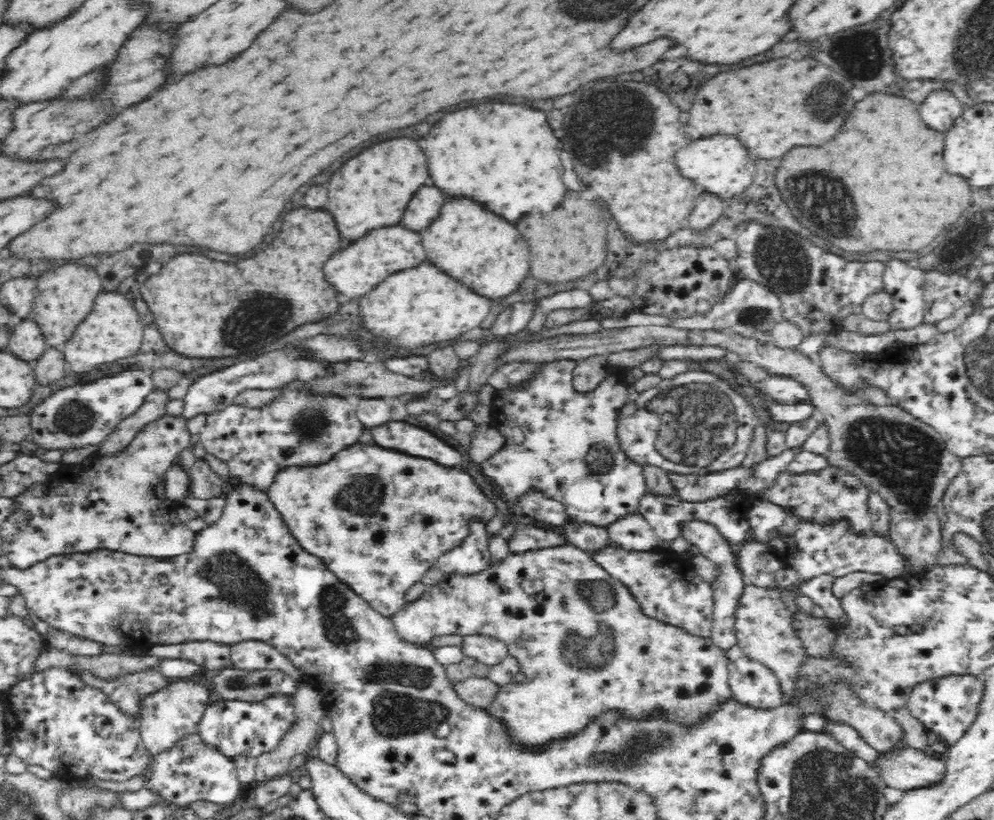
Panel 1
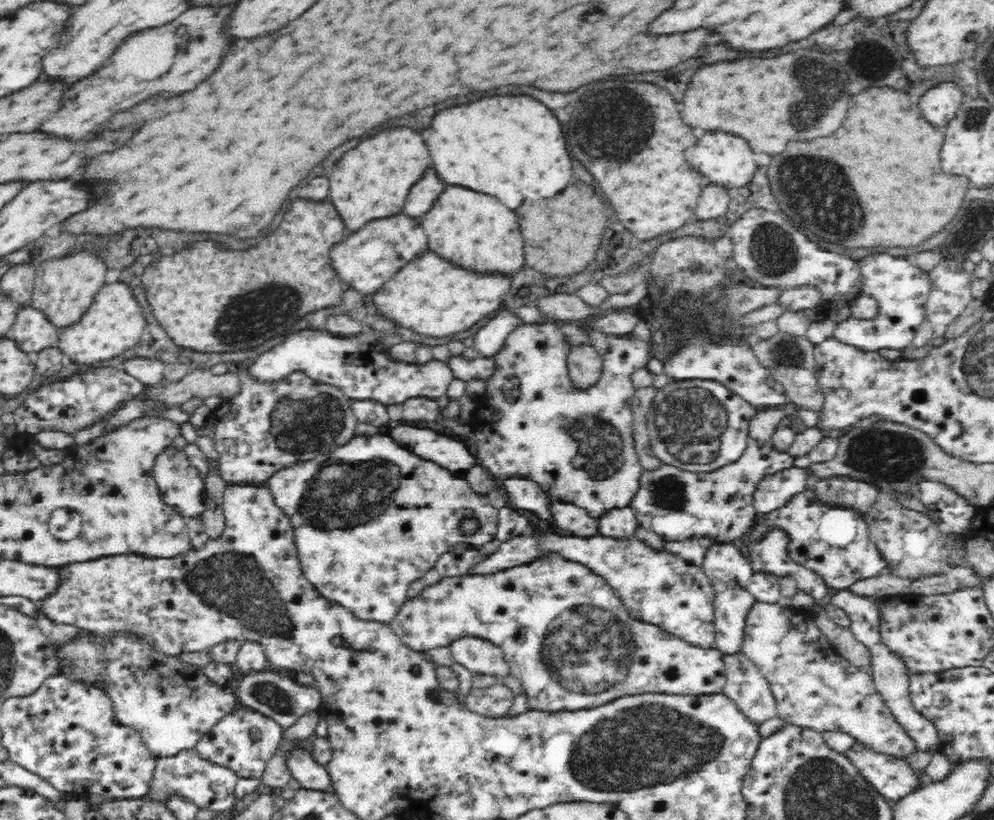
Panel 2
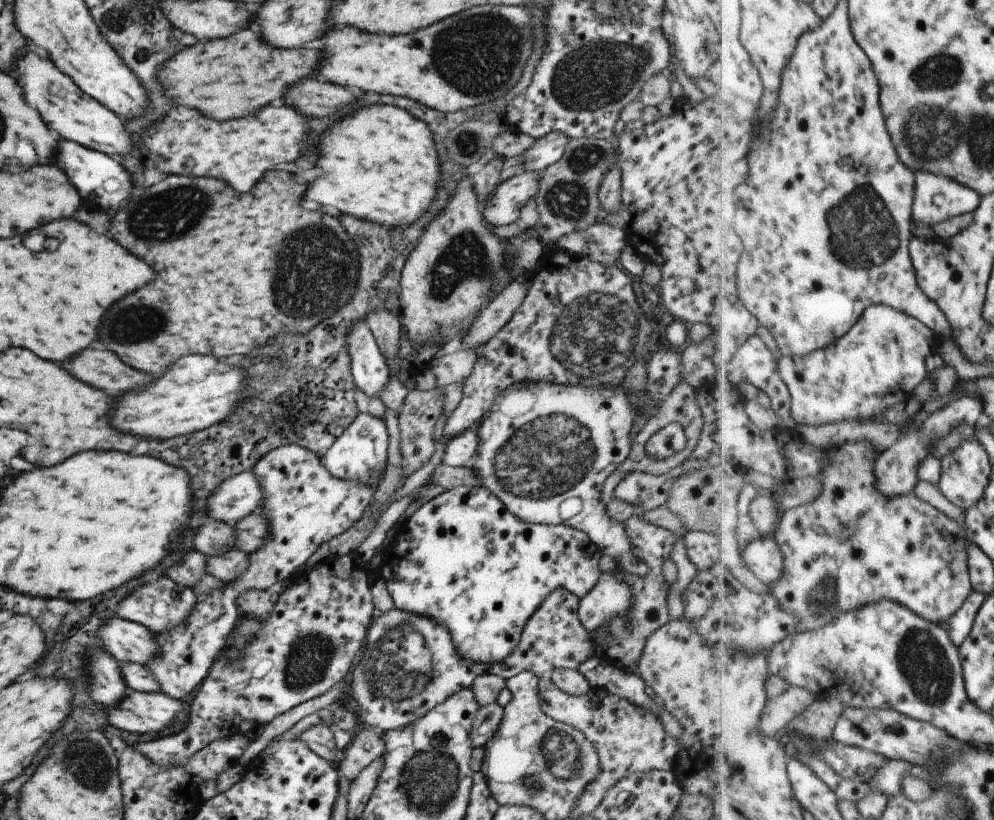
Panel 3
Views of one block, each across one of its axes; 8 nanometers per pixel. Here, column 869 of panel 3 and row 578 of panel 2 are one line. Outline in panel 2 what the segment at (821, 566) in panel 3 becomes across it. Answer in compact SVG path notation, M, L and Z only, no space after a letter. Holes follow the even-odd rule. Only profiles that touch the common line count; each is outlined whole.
M558 554L542 557L535 562L522 564L493 574L461 575L454 577L443 577L440 582L433 586L427 586L422 590L422 594L409 598L396 614L396 617L389 623L390 628L398 638L413 651L429 651L440 646L449 646L451 642L464 637L483 638L493 642L496 646L501 646L504 651L506 662L509 664L510 673L518 678L521 683L524 695L527 697L528 710L544 711L546 713L558 713L562 711L574 712L575 710L588 710L596 708L606 703L620 698L620 696L630 696L630 694L646 694L646 692L656 692L656 694L678 694L701 697L702 695L721 694L726 685L725 657L717 648L706 648L694 646L680 637L666 632L663 628L650 623L632 619L629 616L626 606L623 605L622 598L618 596L616 590L606 583L606 580L582 564L573 561L566 561Z

